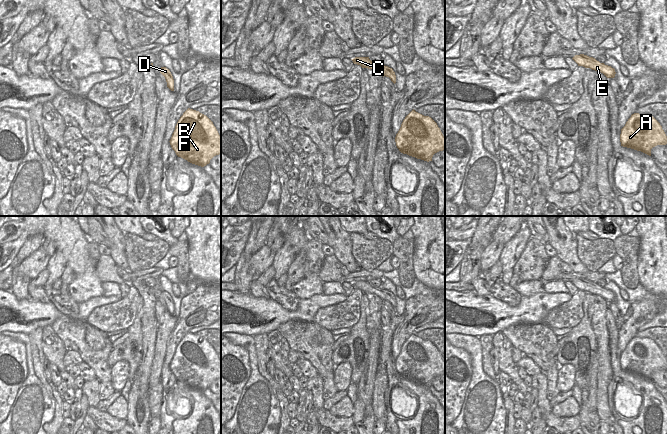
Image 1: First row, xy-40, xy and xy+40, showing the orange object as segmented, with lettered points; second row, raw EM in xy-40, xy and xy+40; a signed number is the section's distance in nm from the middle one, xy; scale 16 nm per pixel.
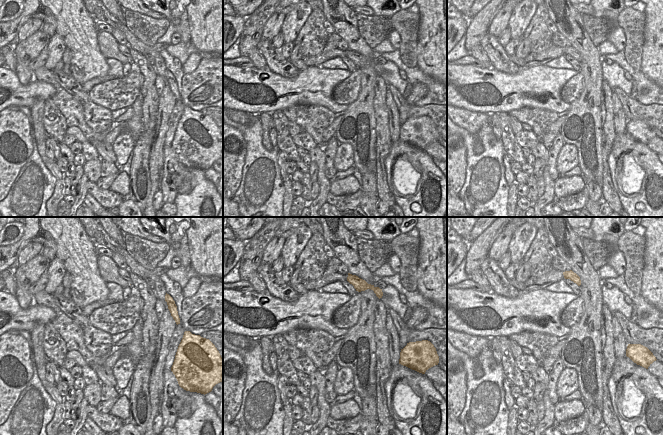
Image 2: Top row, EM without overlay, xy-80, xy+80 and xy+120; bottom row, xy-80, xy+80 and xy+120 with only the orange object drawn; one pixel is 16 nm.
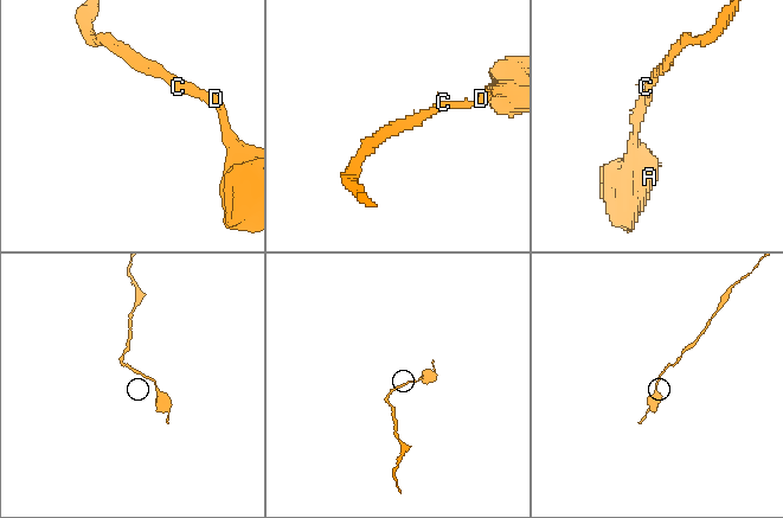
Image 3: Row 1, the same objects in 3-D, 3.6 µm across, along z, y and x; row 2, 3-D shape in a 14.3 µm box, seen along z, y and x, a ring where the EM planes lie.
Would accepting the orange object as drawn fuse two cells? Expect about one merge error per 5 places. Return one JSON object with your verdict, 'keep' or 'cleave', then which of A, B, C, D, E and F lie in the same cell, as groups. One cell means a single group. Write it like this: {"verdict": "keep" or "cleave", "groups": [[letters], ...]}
{"verdict": "keep", "groups": [["A", "B", "C", "D", "E", "F"]]}

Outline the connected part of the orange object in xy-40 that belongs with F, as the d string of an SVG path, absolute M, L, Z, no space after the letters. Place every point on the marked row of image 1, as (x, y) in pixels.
M190 108L178 120L169 142L178 157L201 167L221 154L221 136L213 122Z

